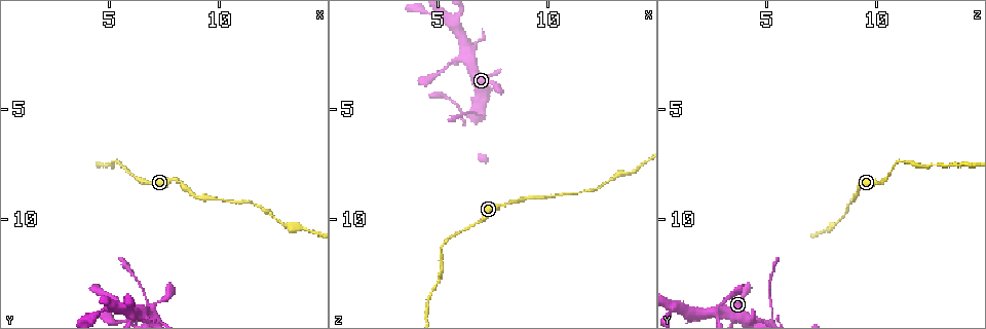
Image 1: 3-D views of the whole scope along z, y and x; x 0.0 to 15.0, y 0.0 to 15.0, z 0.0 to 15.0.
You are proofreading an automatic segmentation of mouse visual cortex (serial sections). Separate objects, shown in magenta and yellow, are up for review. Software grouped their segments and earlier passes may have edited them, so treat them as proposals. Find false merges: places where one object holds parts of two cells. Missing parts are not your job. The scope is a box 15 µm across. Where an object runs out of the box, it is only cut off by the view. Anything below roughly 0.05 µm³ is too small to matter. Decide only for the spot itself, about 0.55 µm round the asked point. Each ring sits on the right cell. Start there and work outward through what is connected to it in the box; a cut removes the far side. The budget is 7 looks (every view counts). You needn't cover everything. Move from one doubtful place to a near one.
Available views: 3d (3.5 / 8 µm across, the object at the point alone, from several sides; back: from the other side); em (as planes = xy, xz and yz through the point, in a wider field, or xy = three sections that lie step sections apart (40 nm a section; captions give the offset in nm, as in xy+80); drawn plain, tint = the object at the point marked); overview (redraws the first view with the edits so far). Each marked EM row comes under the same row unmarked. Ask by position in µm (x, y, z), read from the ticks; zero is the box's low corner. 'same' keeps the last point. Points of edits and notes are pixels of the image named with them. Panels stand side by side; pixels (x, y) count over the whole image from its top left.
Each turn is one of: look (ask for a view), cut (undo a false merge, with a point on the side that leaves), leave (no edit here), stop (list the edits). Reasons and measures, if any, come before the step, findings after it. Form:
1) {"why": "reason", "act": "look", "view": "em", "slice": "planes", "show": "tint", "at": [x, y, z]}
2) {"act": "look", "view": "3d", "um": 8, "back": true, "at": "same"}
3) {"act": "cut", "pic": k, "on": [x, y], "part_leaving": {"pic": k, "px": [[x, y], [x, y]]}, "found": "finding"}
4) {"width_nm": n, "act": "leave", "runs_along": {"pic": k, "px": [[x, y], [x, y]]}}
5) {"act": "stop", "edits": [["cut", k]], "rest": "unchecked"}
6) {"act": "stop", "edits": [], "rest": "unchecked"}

{"why": "four arms meet", "act": "look", "view": "3d", "um": 3.5, "at": [7.0, 14.5, 5.3]}

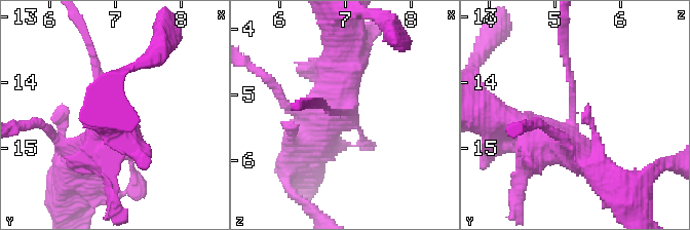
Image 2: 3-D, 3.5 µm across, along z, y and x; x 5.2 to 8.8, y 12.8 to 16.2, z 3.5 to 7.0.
{"arms": 4, "arm_widths_nm": [100, 400, 400, 500], "why": "now the EM", "act": "look", "view": "em", "slice": "planes", "show": "tint", "at": [7.00, 14.40, 5.25]}

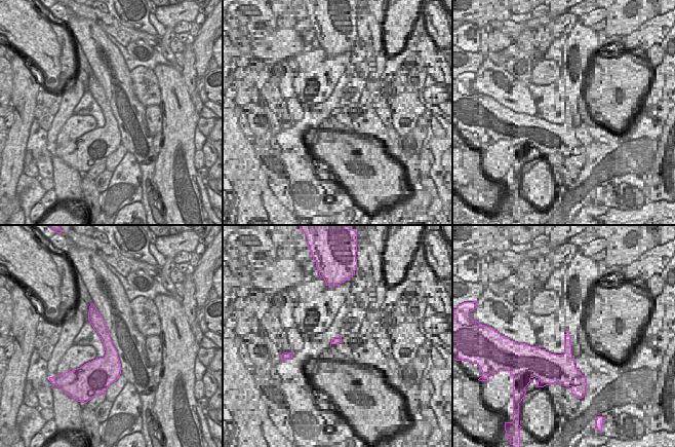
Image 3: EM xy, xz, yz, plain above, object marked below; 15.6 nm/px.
{"act": "cut", "pic": 2, "on": [572, 88], "part_leaving": {"pic": 2, "px": [[572, 119], [572, 84], [562, 37]]}, "found": "two cells meet here"}

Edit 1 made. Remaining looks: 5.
{"why": "narrows sharply", "act": "look", "view": "3d", "um": 3.5, "back": true, "at": [11.6, 9.3, 8.8]}

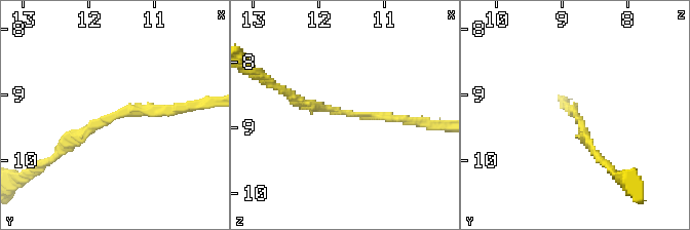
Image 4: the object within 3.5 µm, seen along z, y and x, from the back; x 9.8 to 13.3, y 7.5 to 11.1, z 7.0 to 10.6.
{"arm_widths_nm": [150, 150], "act": "look", "view": "em", "slice": "xy", "step": 2, "show": "tint", "at": [11.50, 9.30, 8.75]}

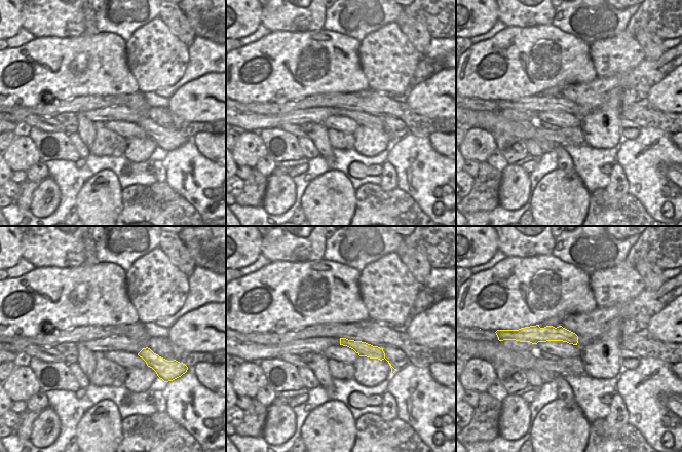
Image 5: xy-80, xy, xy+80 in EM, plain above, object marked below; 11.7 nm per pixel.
{"act": "leave", "runs_along": {"pic": 4, "px": [[191, 105], [112, 114], [65, 145]]}, "found": "all the same cell"}

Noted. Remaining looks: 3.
{"why": "thick turns thin", "act": "look", "view": "3d", "um": 8, "at": [6.0, 14.3, 2.6]}

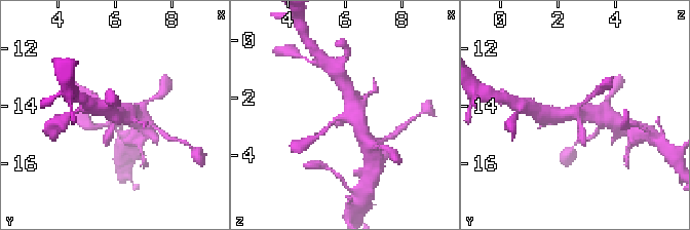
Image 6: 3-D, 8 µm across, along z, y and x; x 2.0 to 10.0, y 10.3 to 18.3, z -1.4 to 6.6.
{"act": "look", "view": "em", "slice": "xy", "step": 1, "show": "tint", "at": [6.1, 14.3, 2.6]}

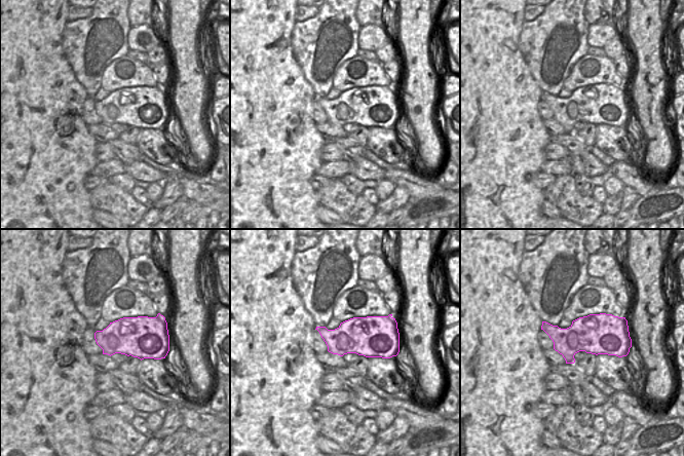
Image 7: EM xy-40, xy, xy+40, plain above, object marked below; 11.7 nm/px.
{"act": "leave", "runs_along": {"pic": 6, "px": [[133, 111], [112, 113], [96, 98]]}, "found": "continuous, no second cell"}

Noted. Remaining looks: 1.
{"act": "stop", "edits": [["cut", 2]], "rest": "unchecked"}

